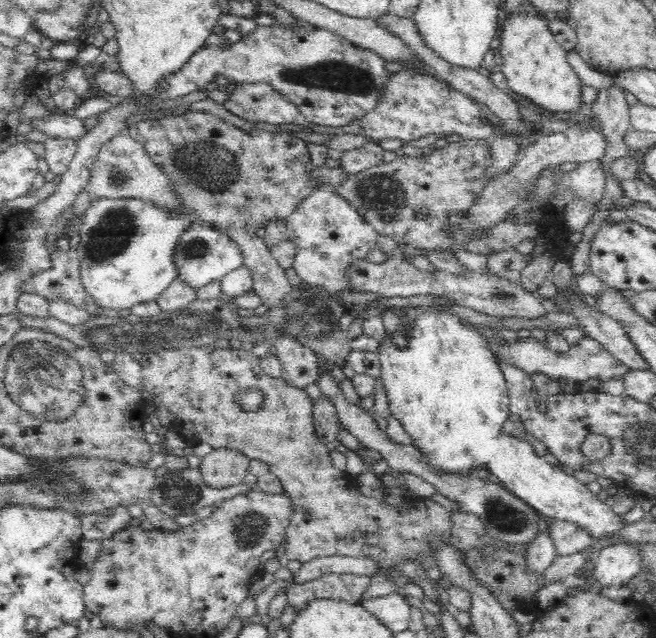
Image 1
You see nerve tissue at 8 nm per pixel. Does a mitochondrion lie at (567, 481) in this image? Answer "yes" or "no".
no

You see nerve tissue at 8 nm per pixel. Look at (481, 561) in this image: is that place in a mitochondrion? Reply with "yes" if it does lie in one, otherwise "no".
yes

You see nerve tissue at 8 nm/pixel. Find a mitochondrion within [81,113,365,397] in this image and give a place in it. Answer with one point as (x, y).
(199, 160)

